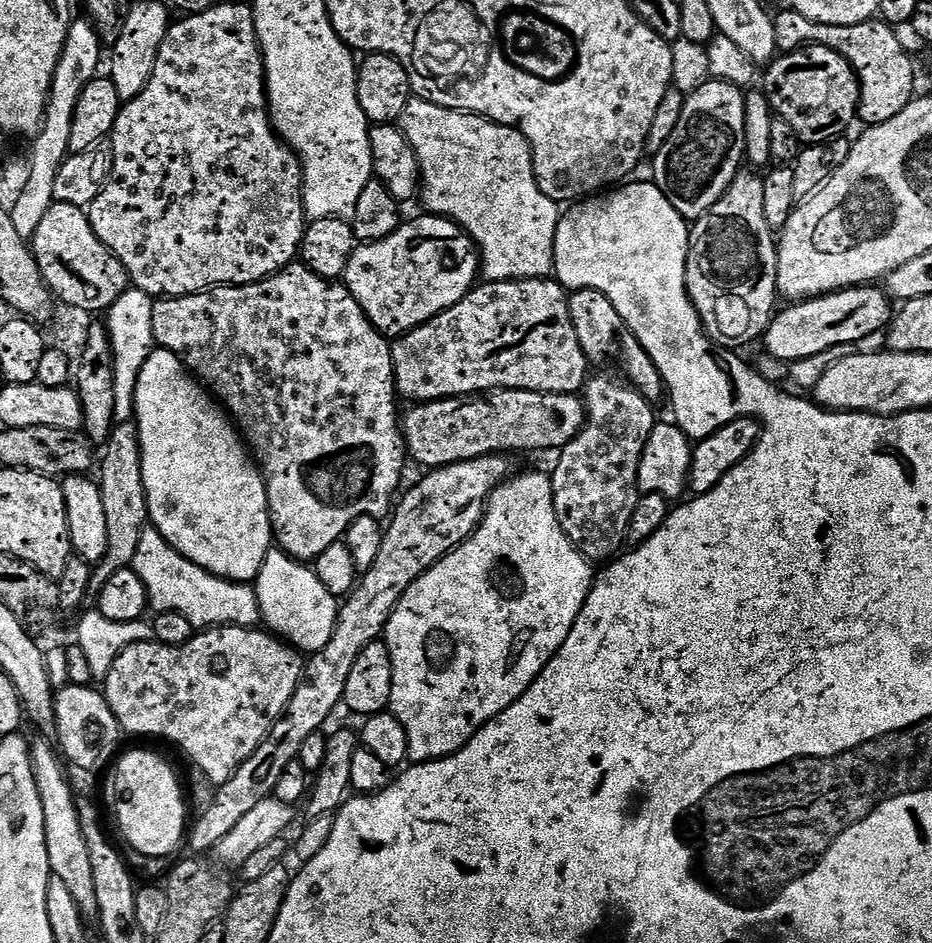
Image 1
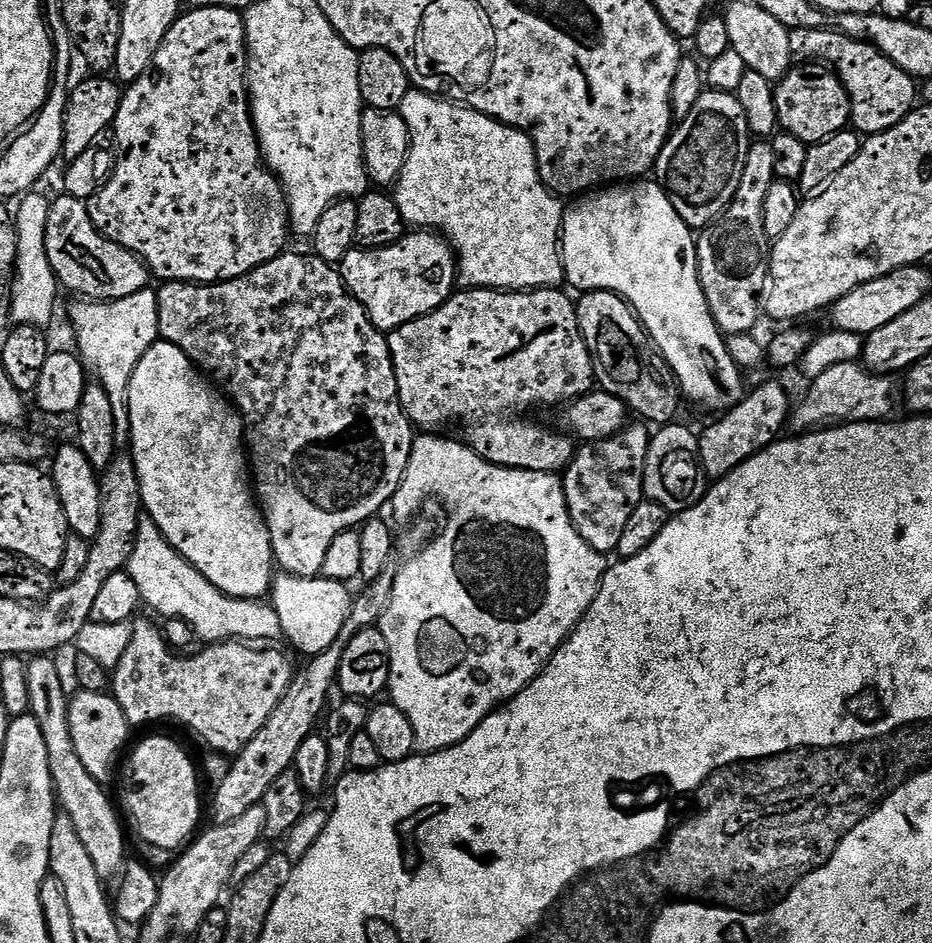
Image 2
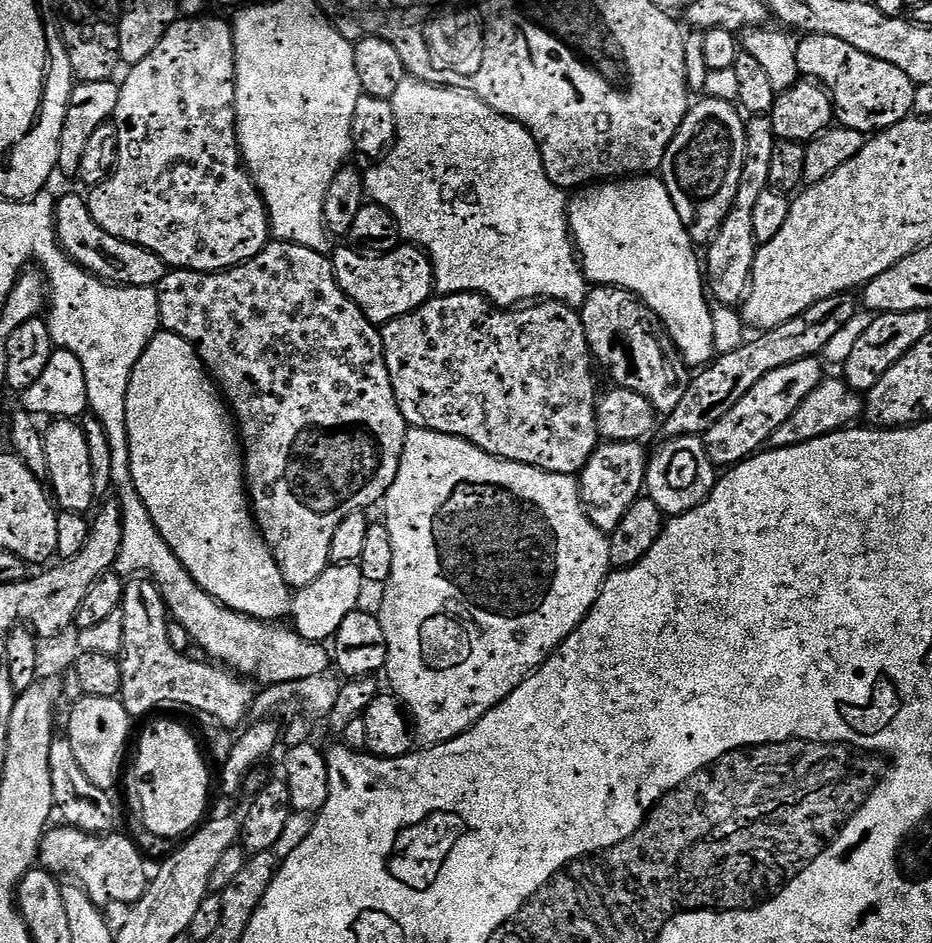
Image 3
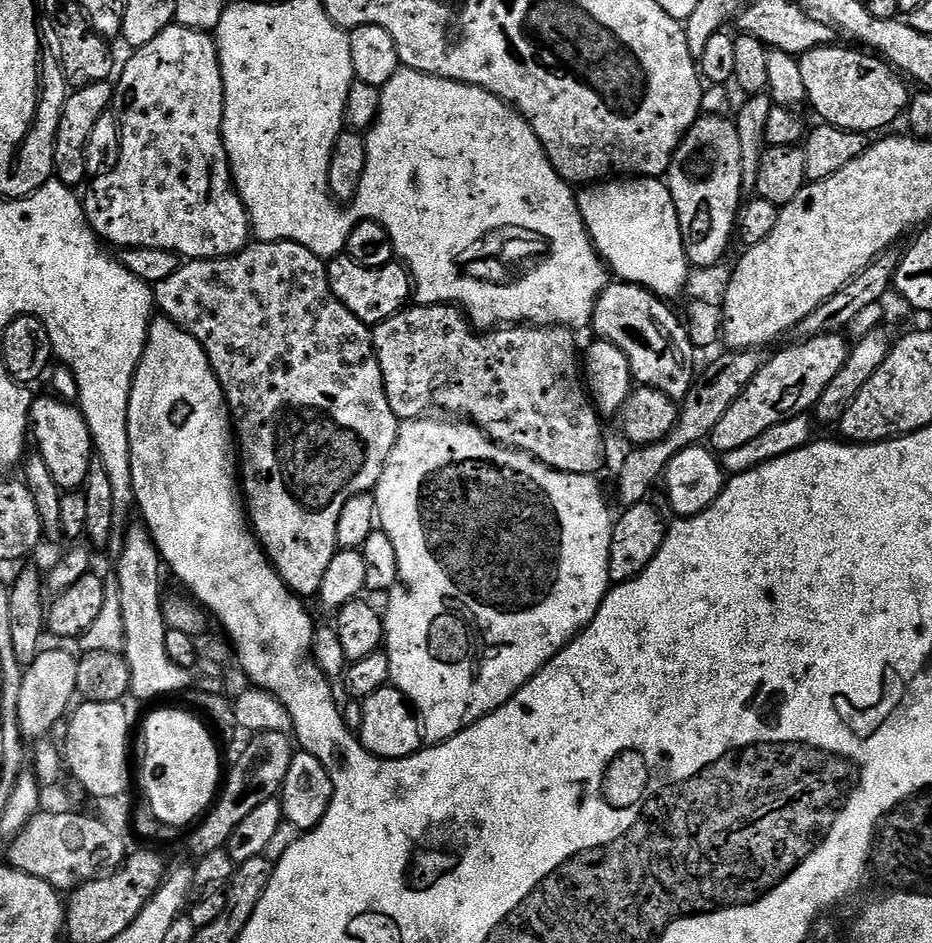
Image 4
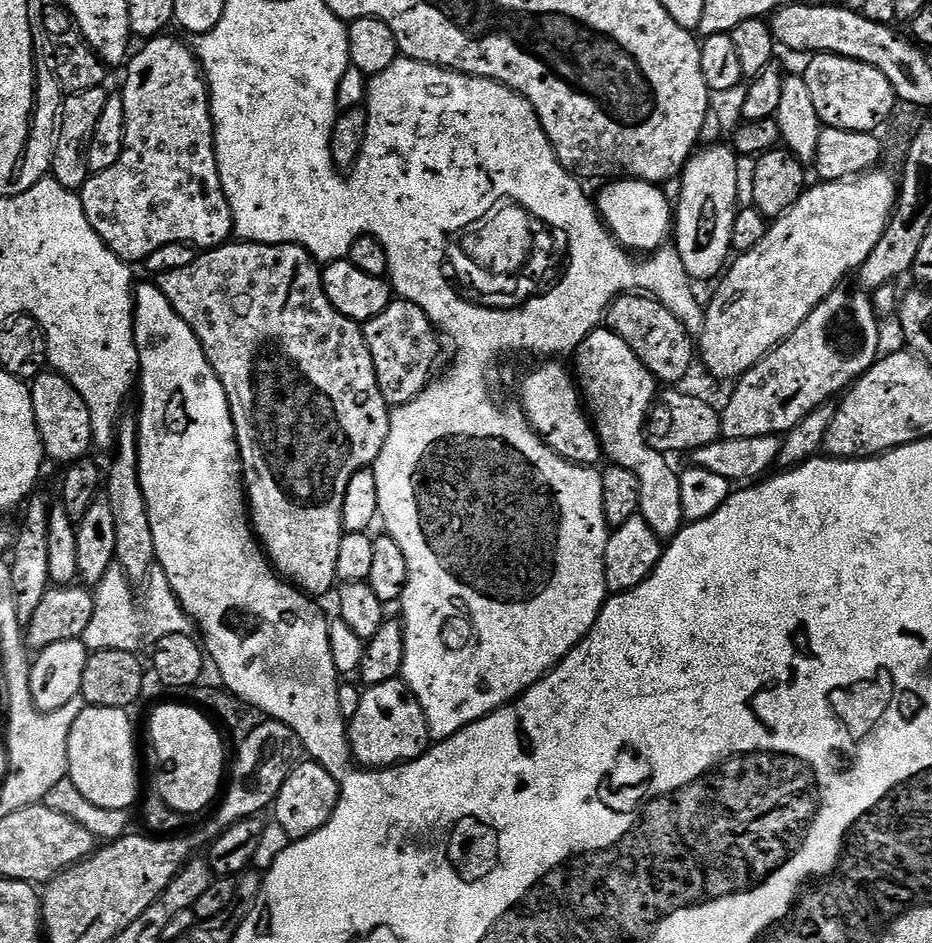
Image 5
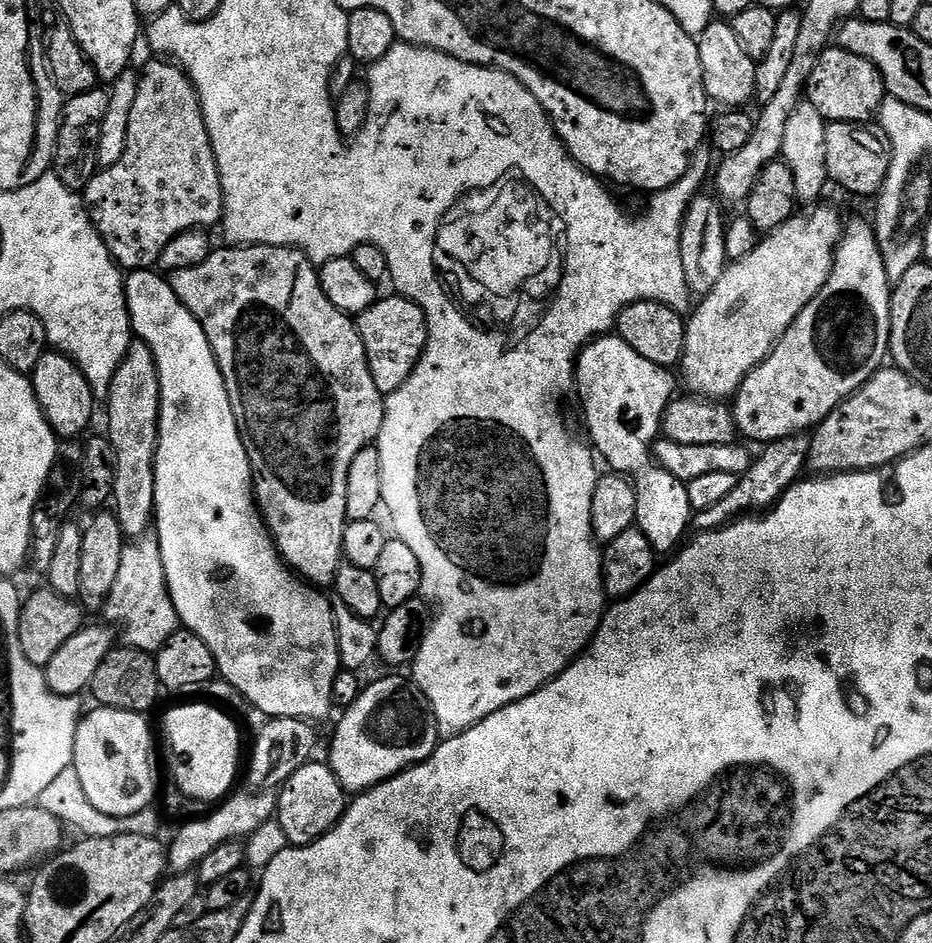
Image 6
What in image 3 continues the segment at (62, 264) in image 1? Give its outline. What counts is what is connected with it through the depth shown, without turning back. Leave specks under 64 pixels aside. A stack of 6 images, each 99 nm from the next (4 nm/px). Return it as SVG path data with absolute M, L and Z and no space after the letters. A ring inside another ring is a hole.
M83 195L64 196L56 200L56 236L60 239L61 246L64 247L64 253L78 267L85 268L90 275L96 276L100 280L111 281L114 277L115 283L121 286L155 288L156 285L162 282L162 278L166 278L166 274L170 271L167 262L158 254L125 240L118 240L114 243L112 236L106 234L106 230L102 230L102 226L98 226L98 222L94 222L94 218L88 212L87 199Z

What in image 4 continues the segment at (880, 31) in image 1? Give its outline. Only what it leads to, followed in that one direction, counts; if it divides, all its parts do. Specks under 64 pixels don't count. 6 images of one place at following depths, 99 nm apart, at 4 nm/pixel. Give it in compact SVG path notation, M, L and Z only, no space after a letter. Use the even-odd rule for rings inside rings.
M836 47L815 48L799 57L802 80L806 82L807 103L812 104L813 110L820 115L819 119L842 130L865 134L873 134L872 132L878 131L879 128L890 127L899 116L901 119L905 115L910 99L910 91L908 92L907 86L904 85L905 77L879 55L869 54L859 47L856 47L857 49Z

